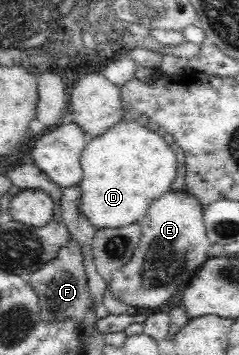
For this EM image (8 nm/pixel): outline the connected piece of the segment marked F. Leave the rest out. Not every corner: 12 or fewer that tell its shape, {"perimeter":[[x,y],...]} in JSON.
{"perimeter":[[70,235],[30,279],[40,317],[81,322],[92,297]]}

